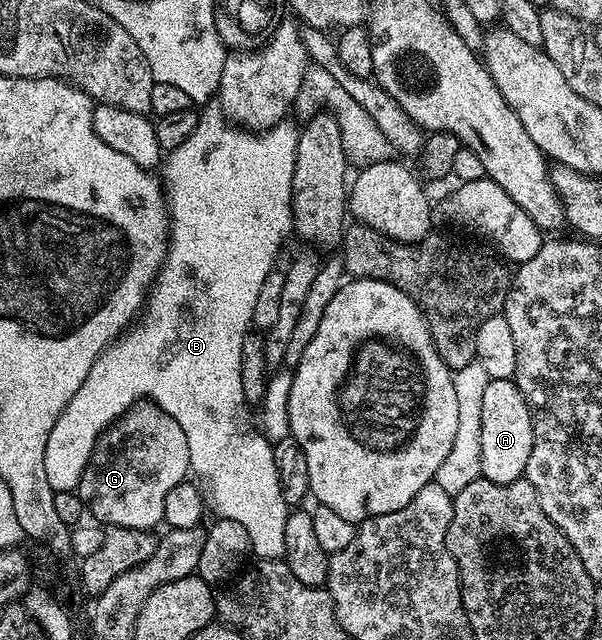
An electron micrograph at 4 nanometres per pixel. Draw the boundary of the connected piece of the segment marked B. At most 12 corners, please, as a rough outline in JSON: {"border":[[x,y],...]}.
{"border":[[197,119],[168,253],[44,451],[79,489],[149,399],[211,515],[286,550],[273,445],[236,425],[254,301],[294,232],[296,136]]}

